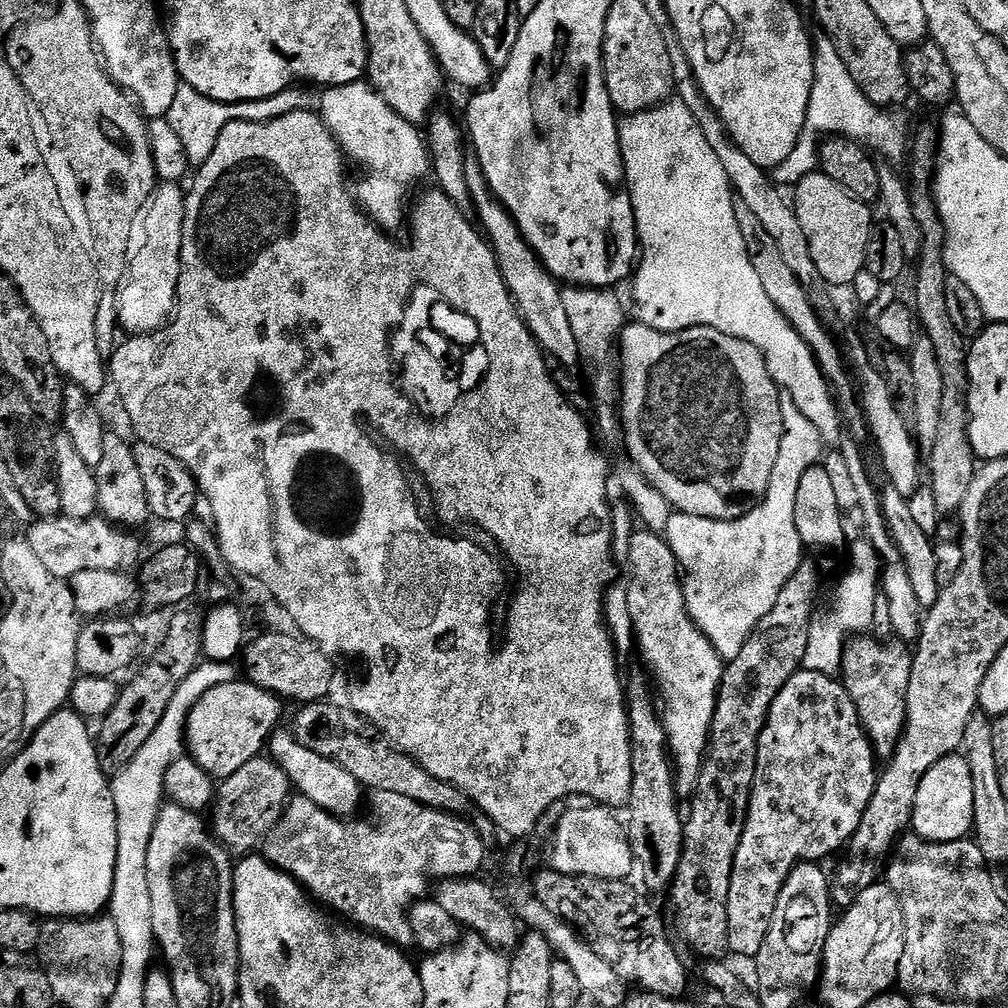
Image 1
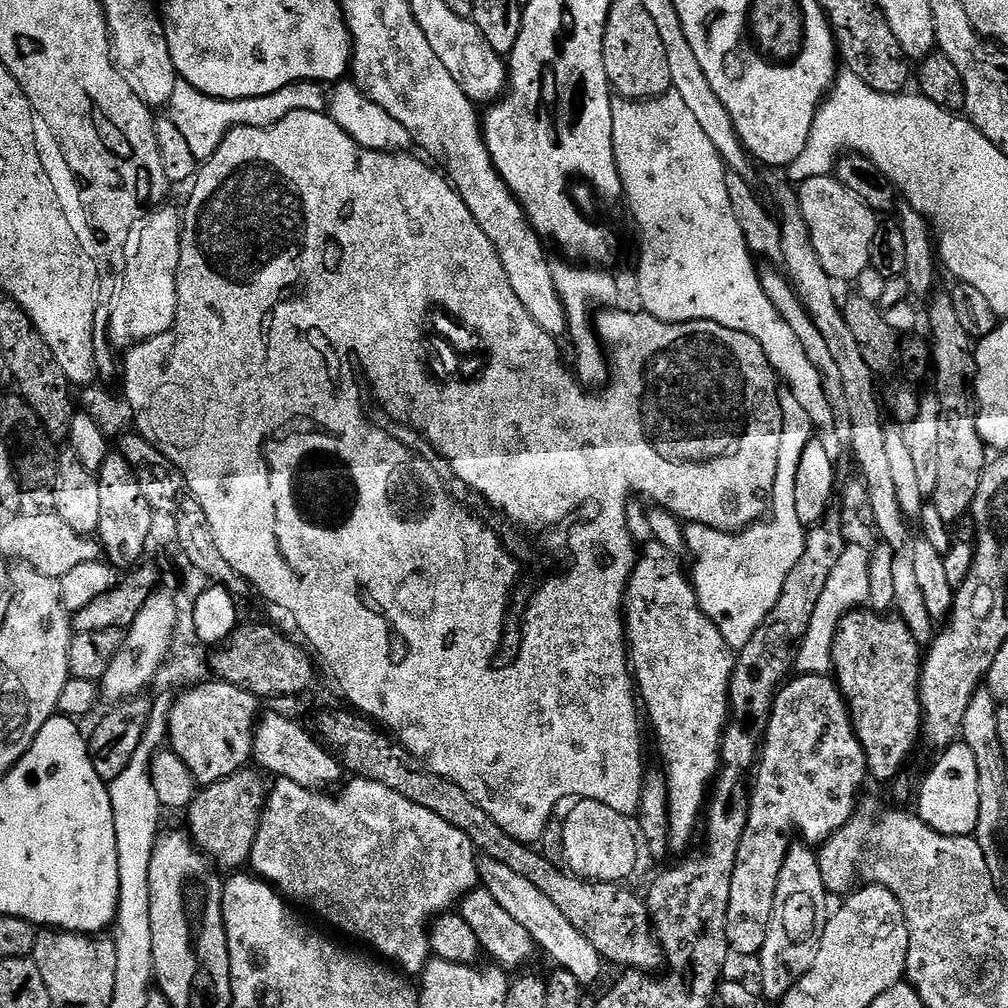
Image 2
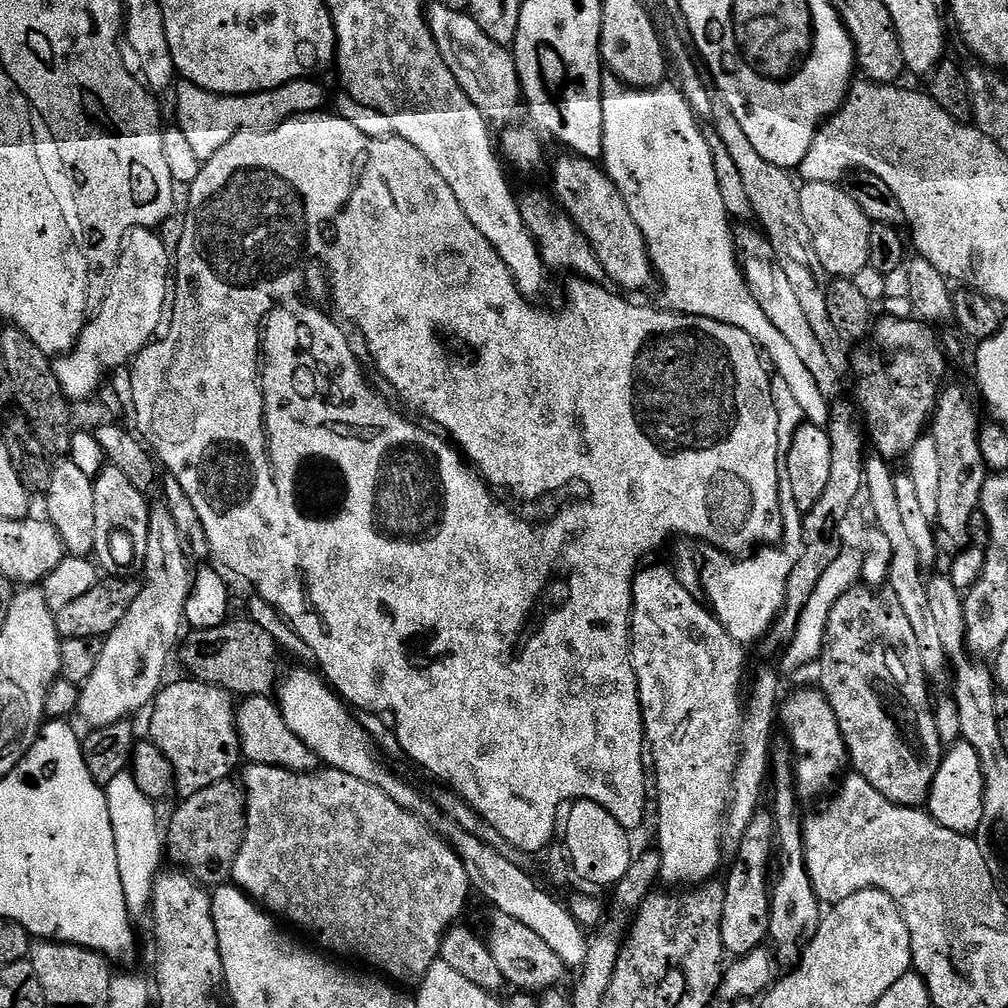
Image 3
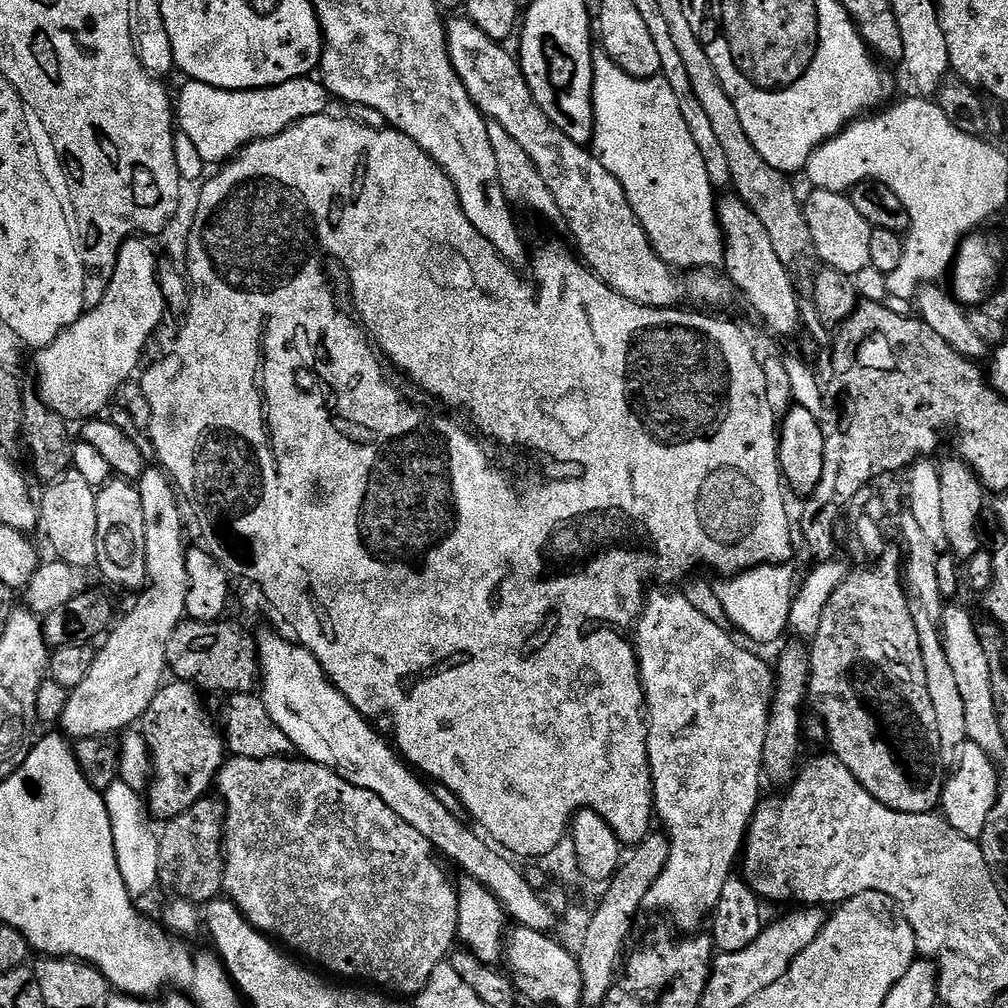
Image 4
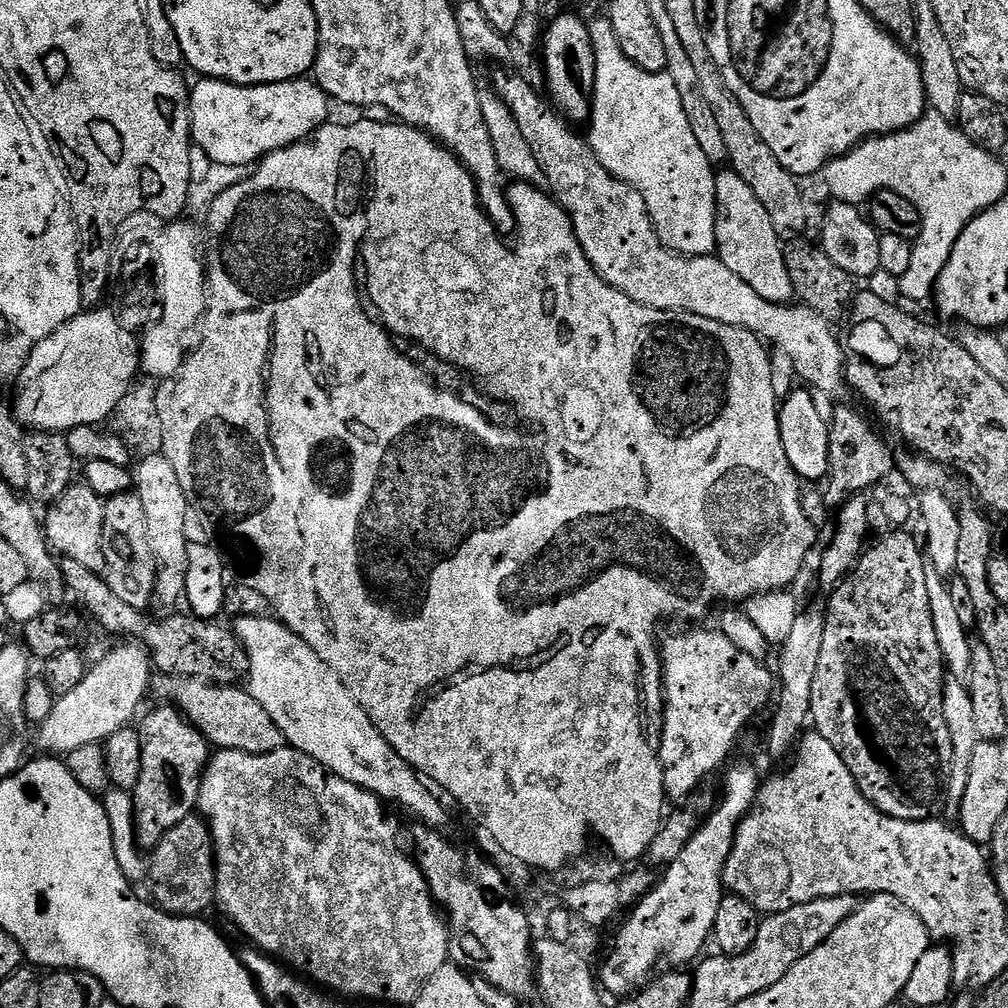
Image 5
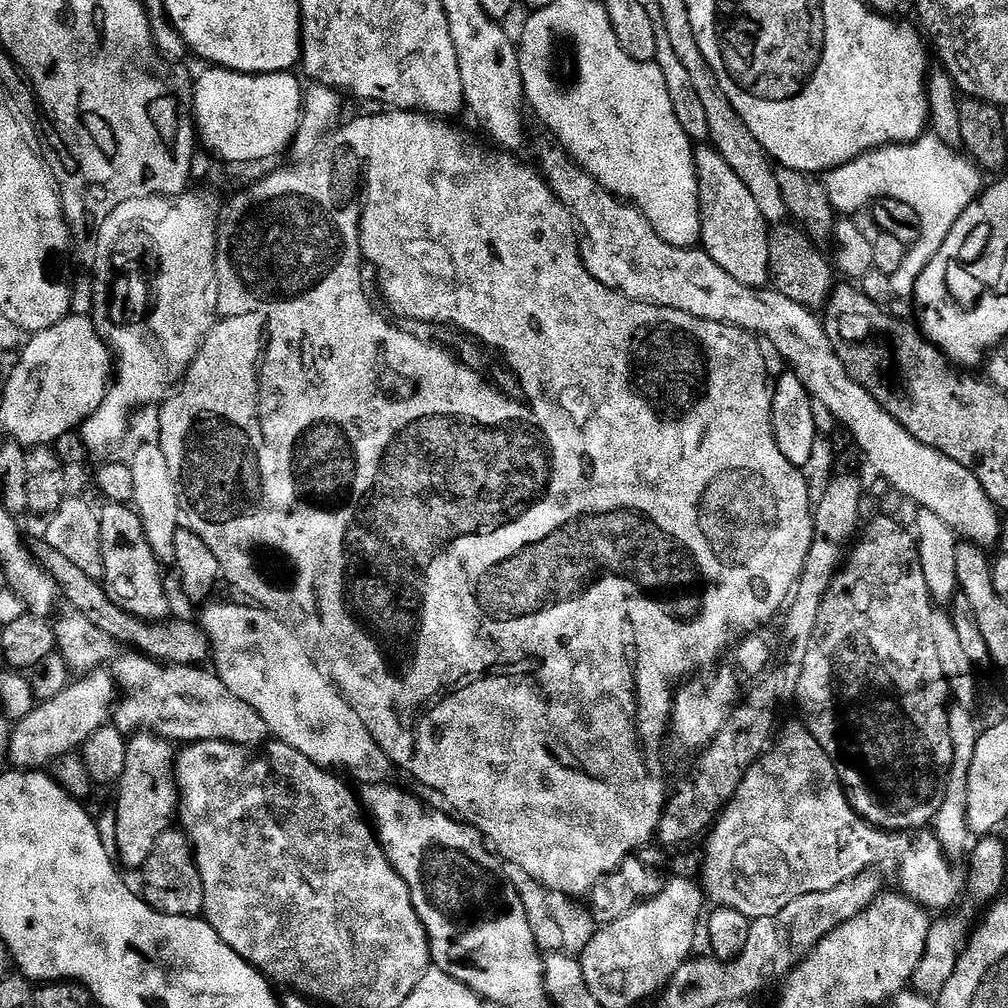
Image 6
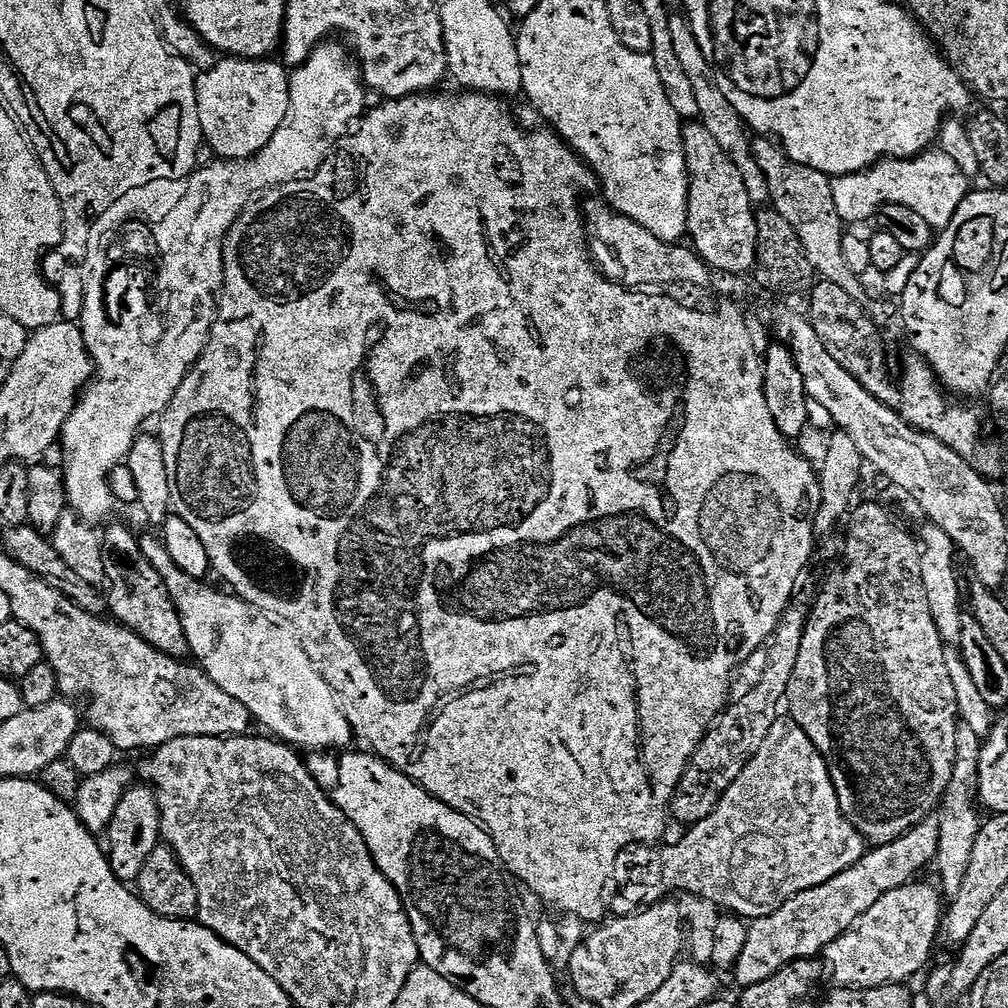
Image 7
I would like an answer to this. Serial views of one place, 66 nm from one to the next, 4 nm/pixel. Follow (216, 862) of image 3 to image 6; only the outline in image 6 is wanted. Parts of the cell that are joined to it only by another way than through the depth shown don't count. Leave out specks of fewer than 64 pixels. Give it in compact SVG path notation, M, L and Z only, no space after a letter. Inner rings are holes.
M169 830L158 838L158 846L150 858L146 858L142 869L144 875L144 901L154 910L167 916L199 917L204 910L202 874L198 874L196 856L192 853L192 842L182 830Z

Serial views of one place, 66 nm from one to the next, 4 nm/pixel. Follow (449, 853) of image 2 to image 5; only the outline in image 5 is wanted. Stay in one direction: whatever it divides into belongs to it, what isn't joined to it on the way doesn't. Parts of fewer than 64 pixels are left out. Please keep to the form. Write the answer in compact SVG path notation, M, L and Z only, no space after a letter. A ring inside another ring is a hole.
M285 746L266 754L246 754L242 750L222 748L211 753L200 777L198 812L212 839L216 864L215 907L249 940L249 945L275 958L293 973L307 978L313 985L337 997L353 996L356 1000L381 1000L384 1004L415 1005L426 981L448 960L448 937L445 921L434 903L419 865L400 849L400 828L387 816L385 805L373 792L346 782L321 766L314 758L296 748Z

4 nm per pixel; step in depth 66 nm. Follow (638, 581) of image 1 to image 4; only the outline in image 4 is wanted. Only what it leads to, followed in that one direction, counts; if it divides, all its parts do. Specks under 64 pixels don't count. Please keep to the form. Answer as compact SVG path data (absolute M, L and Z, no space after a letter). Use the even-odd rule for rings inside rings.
M660 586L647 593L646 599L640 609L638 619L634 624L634 657L640 664L640 681L644 683L644 702L646 705L646 719L648 722L648 765L652 771L652 803L654 816L660 820L663 831L670 842L670 858L666 858L666 866L662 874L658 874L658 882L650 886L650 894L646 894L644 908L653 908L656 912L665 912L678 927L681 933L692 934L697 931L700 923L709 919L710 913L718 906L718 898L722 898L722 886L733 875L732 867L737 867L742 856L744 841L748 832L748 825L762 803L760 797L760 784L764 775L762 762L762 745L766 742L766 722L768 711L772 705L772 690L774 687L774 672L760 656L747 652L740 644L735 644L727 635L725 629L718 627L706 614L698 614L694 606L685 598L683 591L669 590Z

